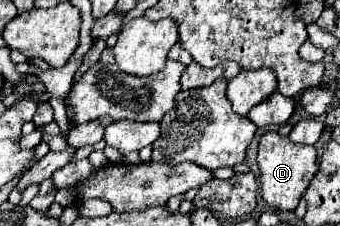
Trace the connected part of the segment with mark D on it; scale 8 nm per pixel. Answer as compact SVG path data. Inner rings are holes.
M266 132L260 138L258 146L258 166L260 166L260 182L262 182L262 198L278 210L294 210L304 196L310 180L318 172L318 156L314 146L302 146L290 142L288 136L280 136L278 132Z

